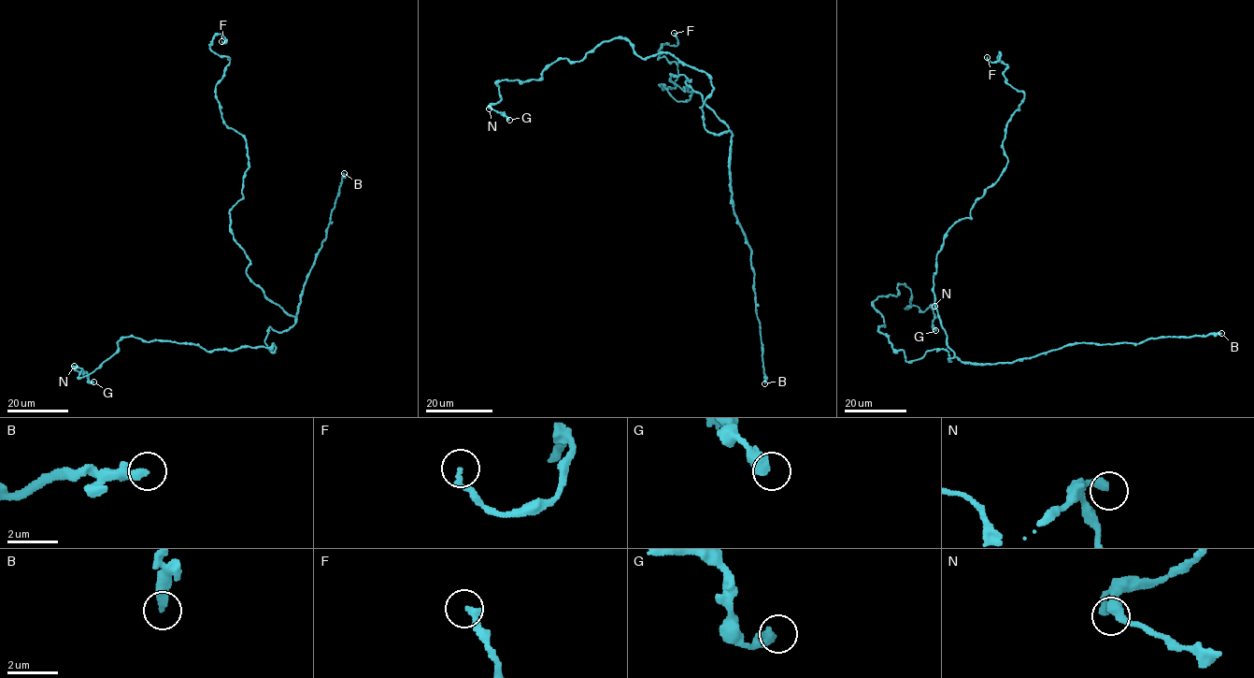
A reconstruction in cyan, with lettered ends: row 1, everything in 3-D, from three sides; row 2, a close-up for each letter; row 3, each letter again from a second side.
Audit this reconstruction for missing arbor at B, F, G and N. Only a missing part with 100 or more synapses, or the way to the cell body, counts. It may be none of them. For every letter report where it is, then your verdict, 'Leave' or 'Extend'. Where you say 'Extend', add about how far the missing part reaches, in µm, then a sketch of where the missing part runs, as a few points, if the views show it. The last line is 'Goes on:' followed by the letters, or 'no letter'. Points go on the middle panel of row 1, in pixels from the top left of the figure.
B: Place: (764, 383). Extend. Missing length about 100 µm
F: Place: (674, 33). Leave
G: Place: (509, 120). Leave
N: Place: (489, 108). Leave
Goes on: B

